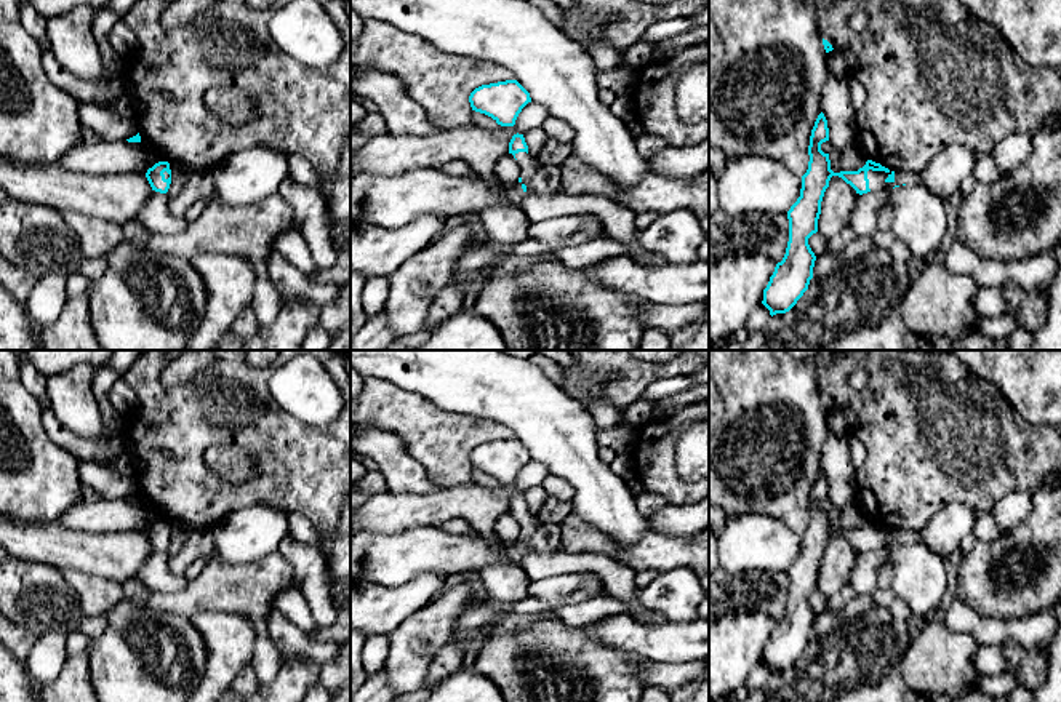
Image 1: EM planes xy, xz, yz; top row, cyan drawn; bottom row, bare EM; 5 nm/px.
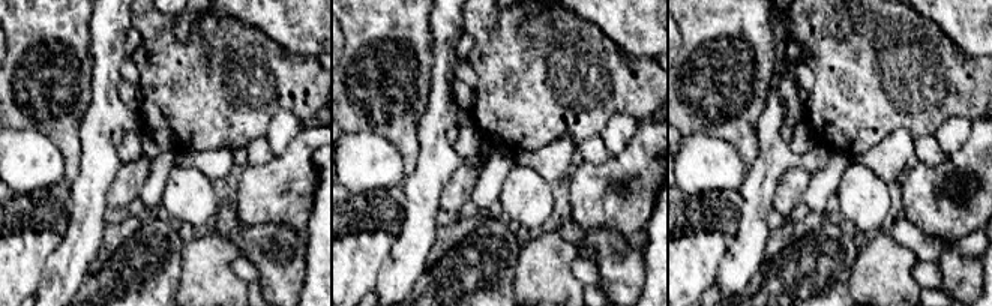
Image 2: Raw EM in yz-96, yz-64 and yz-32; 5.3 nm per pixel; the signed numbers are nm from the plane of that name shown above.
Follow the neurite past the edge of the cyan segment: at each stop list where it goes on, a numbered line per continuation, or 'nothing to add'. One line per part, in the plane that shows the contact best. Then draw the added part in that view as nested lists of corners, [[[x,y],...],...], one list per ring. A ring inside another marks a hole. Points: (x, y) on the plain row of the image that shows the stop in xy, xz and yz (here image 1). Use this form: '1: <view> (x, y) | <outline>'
1: yz (876, 536) | [[[869,528],[867,529],[867,537],[869,537],[869,547],[871,550],[877,550],[880,547],[883,547],[885,544],[911,544],[911,542],[922,542],[922,537],[920,537],[920,531],[917,529],[895,529],[895,539],[893,540],[887,540],[885,537],[891,532],[890,531],[885,531],[885,529],[872,529]]]

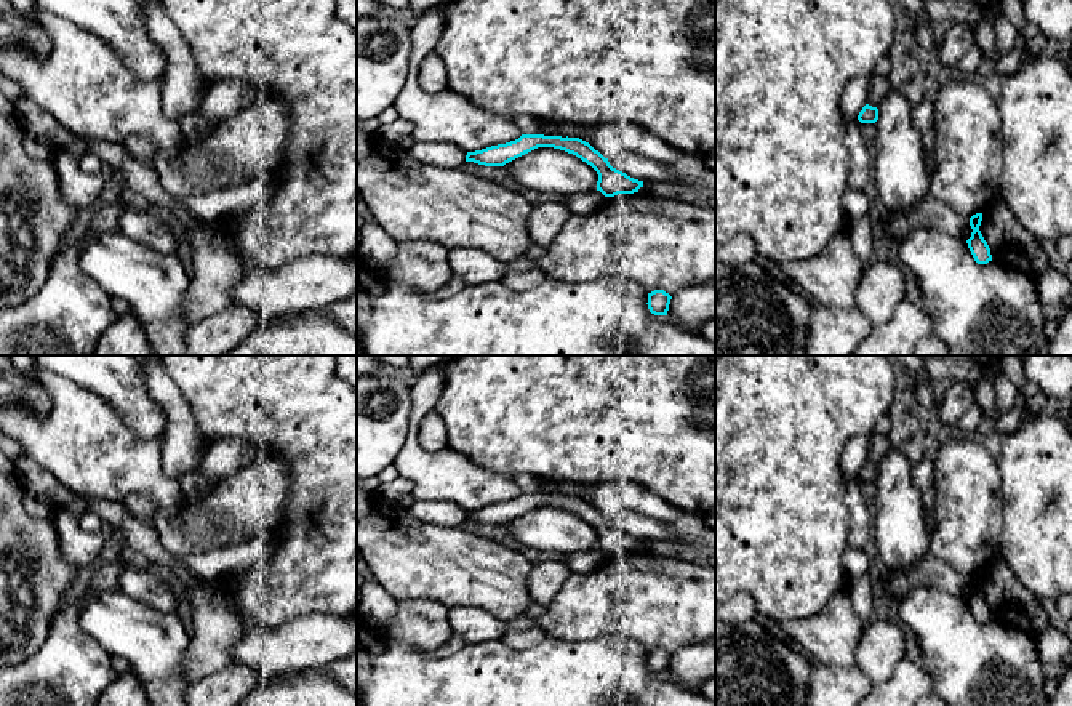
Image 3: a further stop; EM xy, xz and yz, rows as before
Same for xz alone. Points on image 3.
nothing to add

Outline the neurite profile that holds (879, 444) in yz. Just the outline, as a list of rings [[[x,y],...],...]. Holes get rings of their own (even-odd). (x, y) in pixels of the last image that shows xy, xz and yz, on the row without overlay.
[[[877,429],[870,432],[869,445],[867,445],[867,463],[872,466],[878,466],[883,455],[891,448],[890,439],[885,434],[880,434]]]

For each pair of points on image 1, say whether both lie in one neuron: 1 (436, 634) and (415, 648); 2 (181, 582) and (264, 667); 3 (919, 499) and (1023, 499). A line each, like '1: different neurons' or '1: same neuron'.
1: same neuron
2: different neurons
3: different neurons

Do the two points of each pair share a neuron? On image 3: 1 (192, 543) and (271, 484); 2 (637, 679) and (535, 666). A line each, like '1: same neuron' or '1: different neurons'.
1: same neuron
2: same neuron

